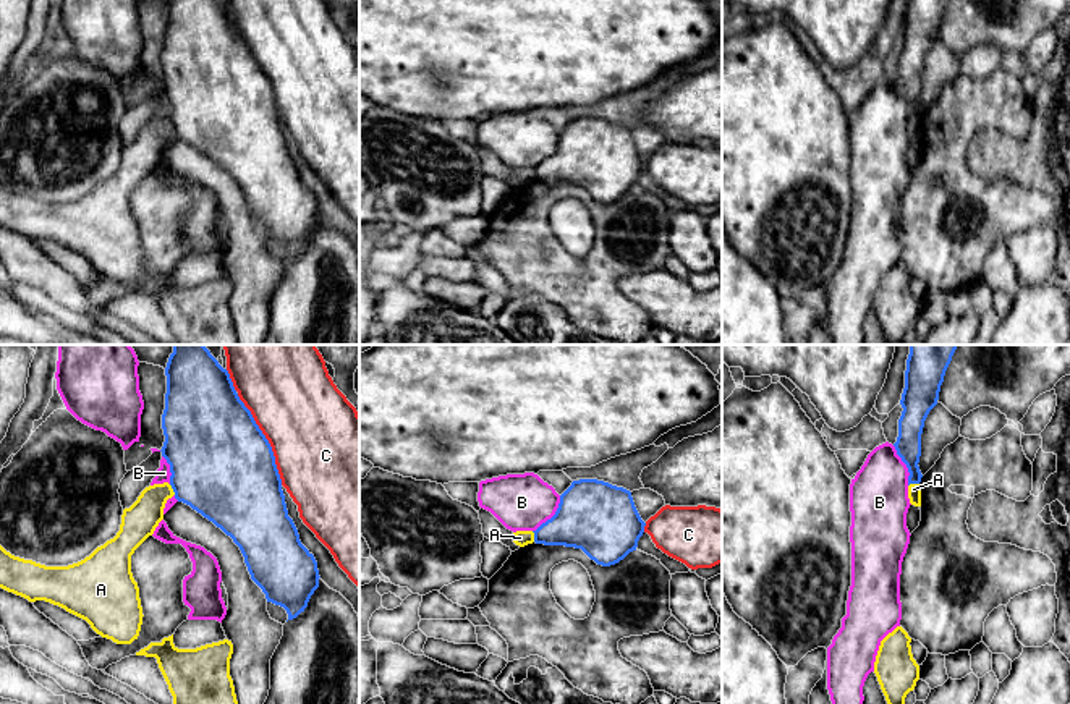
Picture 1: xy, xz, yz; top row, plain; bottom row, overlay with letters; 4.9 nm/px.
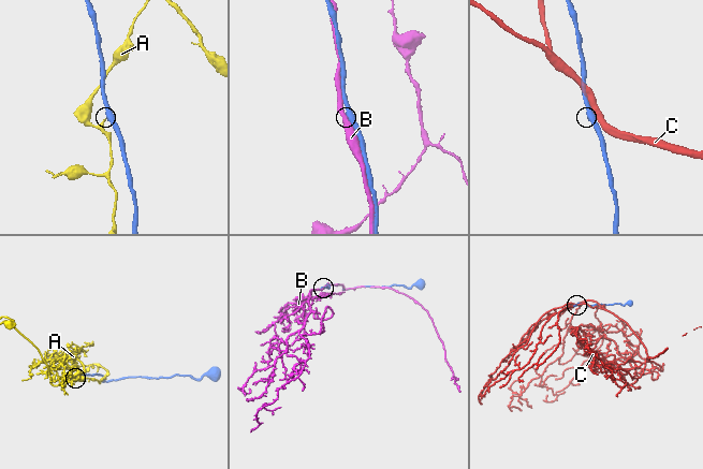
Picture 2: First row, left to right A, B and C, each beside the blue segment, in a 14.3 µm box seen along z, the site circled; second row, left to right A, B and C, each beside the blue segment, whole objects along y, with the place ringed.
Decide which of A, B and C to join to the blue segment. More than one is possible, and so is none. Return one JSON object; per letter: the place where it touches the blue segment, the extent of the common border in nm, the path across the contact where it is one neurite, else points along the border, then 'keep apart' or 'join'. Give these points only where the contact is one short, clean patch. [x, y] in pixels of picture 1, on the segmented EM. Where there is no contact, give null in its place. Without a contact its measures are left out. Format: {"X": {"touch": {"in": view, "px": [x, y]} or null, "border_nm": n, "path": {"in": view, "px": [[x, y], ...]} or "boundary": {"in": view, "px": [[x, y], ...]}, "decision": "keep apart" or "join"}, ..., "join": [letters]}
{"A": {"touch": {"in": "xy", "px": [172, 487]}, "border_nm": 70, "boundary": {"in": "xy", "px": [[169, 484], [175, 494]]}, "decision": "keep apart"}, "B": {"touch": {"in": "xz", "px": [554, 515]}, "border_nm": 240, "decision": "join"}, "C": {"touch": {"in": "xy", "px": [266, 439]}, "border_nm": 500, "decision": "keep apart"}, "join": ["B"]}

